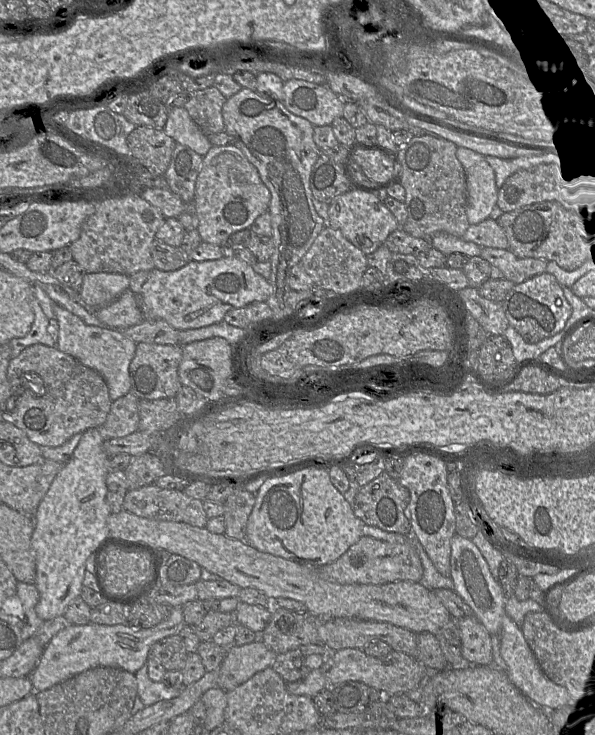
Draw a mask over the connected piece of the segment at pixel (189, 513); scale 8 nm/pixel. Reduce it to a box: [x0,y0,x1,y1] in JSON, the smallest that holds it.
[123,484,209,528]

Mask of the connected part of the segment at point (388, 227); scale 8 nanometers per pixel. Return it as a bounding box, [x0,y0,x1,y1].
[328,188,399,255]

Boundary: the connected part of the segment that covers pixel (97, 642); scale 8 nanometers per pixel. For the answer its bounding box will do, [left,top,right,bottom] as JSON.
[30,607,184,692]

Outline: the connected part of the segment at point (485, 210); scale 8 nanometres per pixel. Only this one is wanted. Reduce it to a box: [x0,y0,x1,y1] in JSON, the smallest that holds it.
[456,147,497,225]

